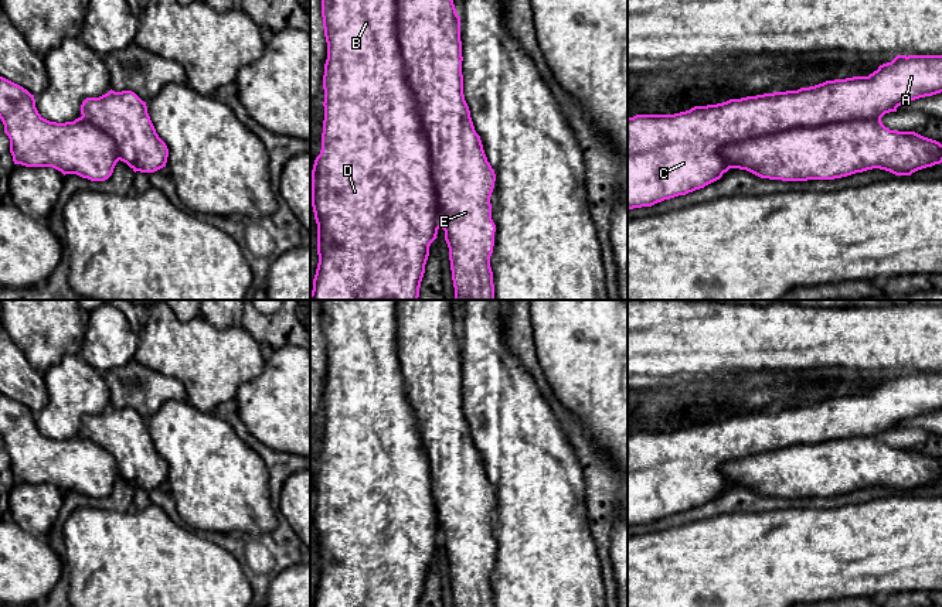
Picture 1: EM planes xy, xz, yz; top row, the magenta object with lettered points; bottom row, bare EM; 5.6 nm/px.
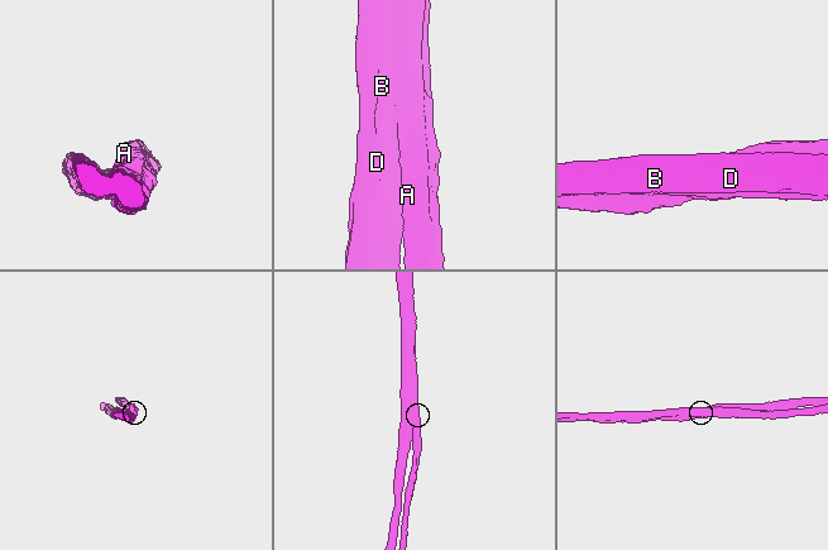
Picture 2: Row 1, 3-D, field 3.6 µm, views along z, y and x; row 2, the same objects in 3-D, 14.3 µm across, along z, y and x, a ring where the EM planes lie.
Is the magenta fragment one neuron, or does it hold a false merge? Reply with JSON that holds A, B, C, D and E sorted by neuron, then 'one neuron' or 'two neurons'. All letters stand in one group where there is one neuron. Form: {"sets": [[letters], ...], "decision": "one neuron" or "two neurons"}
{"sets": [["A", "C", "E"], ["B", "D"]], "decision": "two neurons"}

